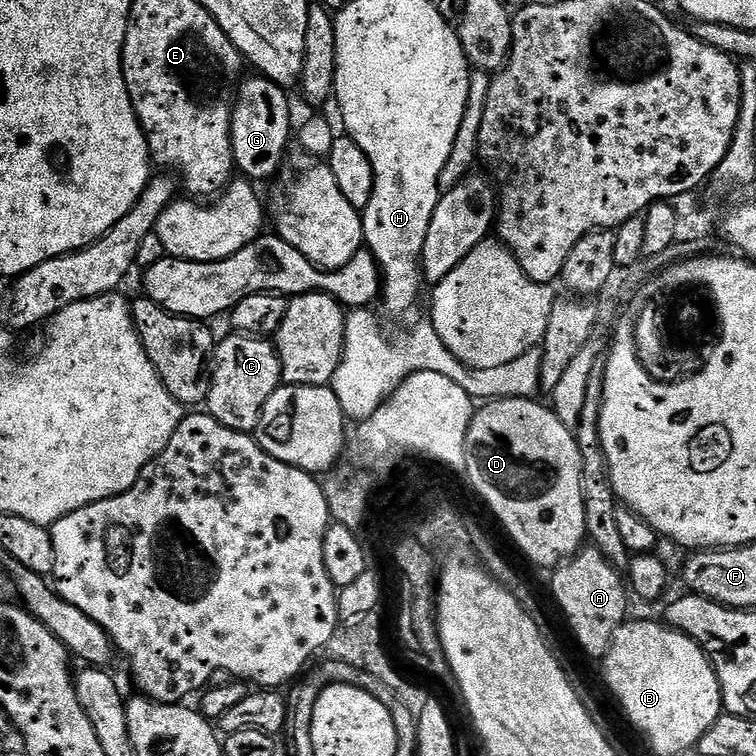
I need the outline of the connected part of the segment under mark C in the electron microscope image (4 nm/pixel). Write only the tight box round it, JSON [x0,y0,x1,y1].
[206,334,281,433]

